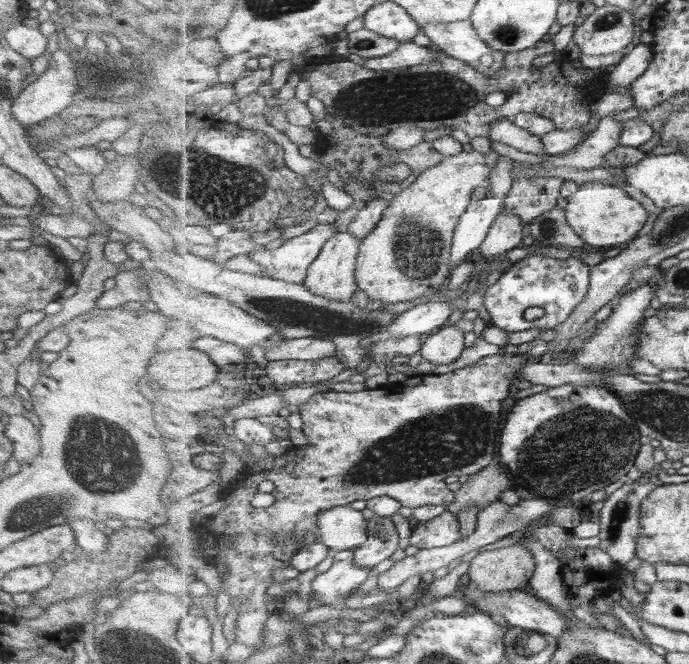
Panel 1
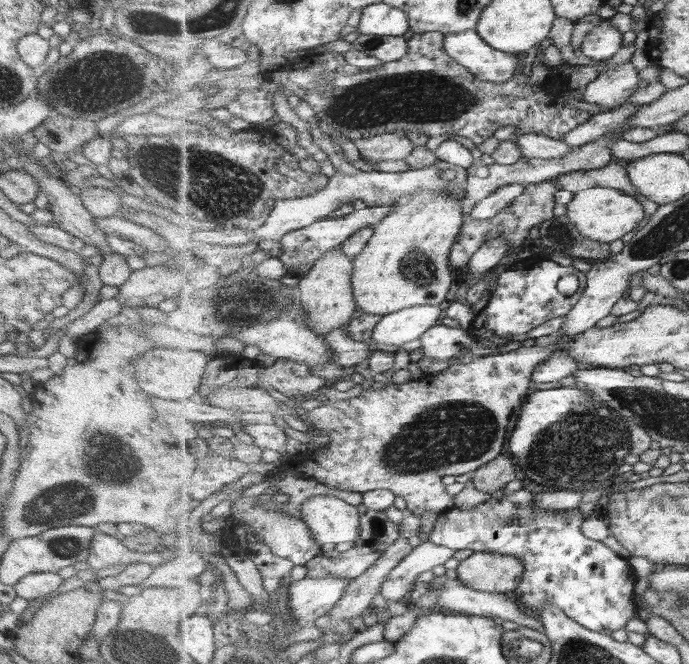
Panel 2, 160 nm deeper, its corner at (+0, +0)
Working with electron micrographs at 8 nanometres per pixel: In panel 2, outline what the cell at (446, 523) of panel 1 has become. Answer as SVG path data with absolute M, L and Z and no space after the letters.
M521 488L498 498L491 497L477 508L449 509L439 514L435 527L429 534L429 541L438 546L451 548L453 551L472 550L474 553L509 555L521 559L525 565L525 576L513 595L535 615L540 616L546 604L554 604L569 618L595 632L611 634L613 630L627 628L629 620L637 617L639 609L635 595L638 578L631 570L628 560L617 556L609 546L585 536L581 530L585 518L583 512L579 512L579 508L575 512L531 509L534 500L536 500L535 493L527 488Z

